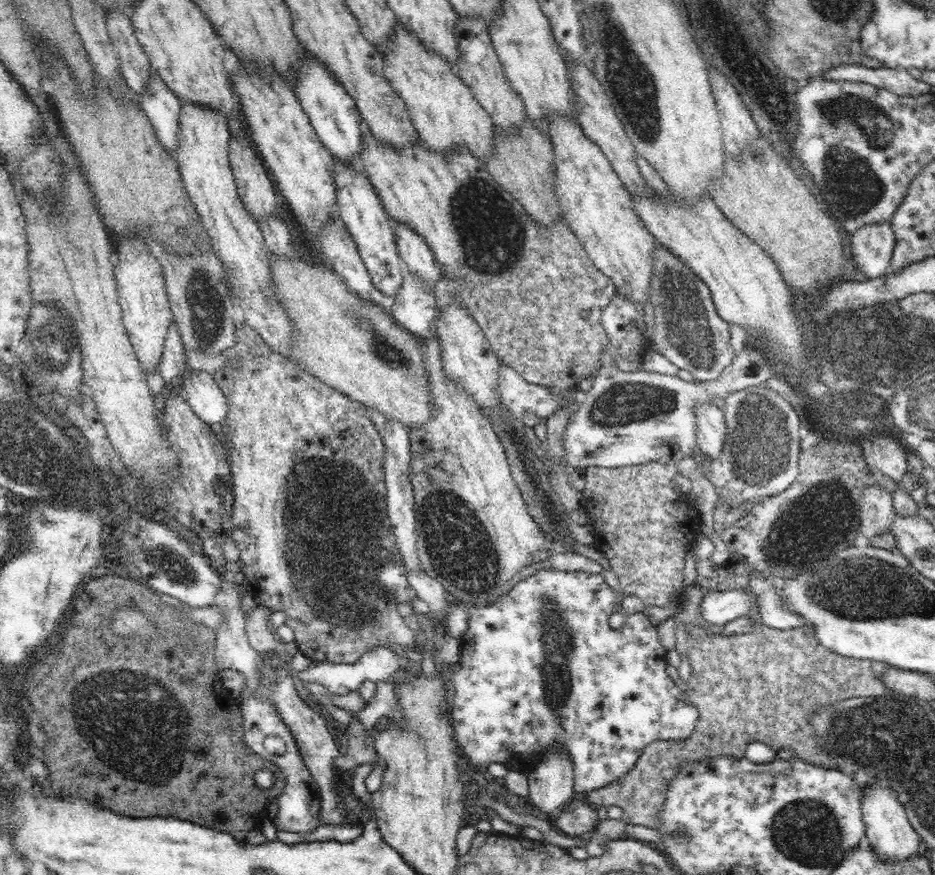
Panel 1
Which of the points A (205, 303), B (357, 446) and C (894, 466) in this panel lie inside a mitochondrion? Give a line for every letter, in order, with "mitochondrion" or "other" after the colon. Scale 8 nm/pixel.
A: mitochondrion
B: other
C: other

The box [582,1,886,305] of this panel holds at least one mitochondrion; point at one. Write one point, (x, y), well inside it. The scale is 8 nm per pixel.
(629, 81)

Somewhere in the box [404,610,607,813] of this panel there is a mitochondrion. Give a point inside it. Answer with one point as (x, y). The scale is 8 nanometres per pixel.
(556, 689)

